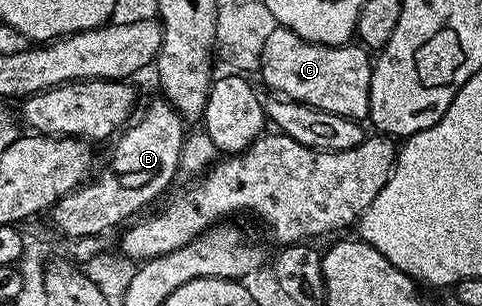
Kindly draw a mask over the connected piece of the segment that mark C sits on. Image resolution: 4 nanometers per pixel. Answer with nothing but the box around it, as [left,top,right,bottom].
[261,26,372,122]

